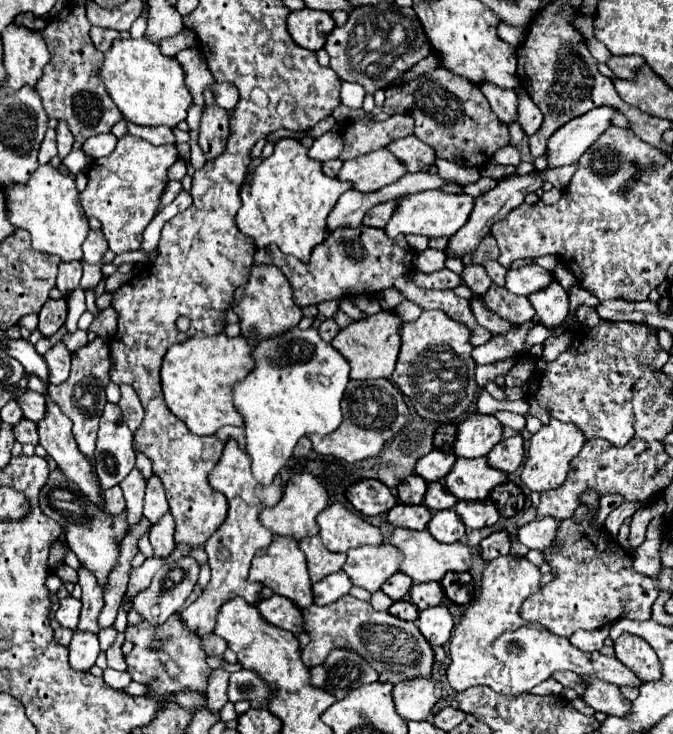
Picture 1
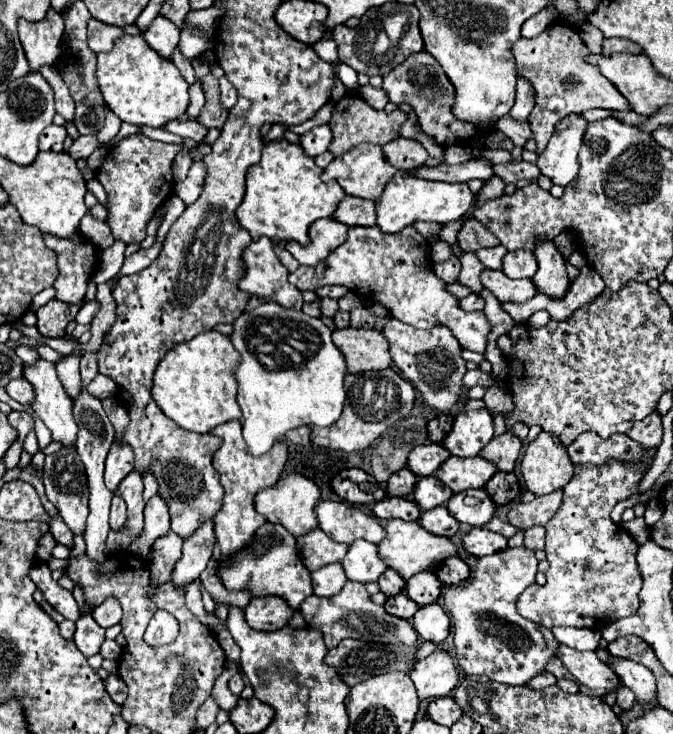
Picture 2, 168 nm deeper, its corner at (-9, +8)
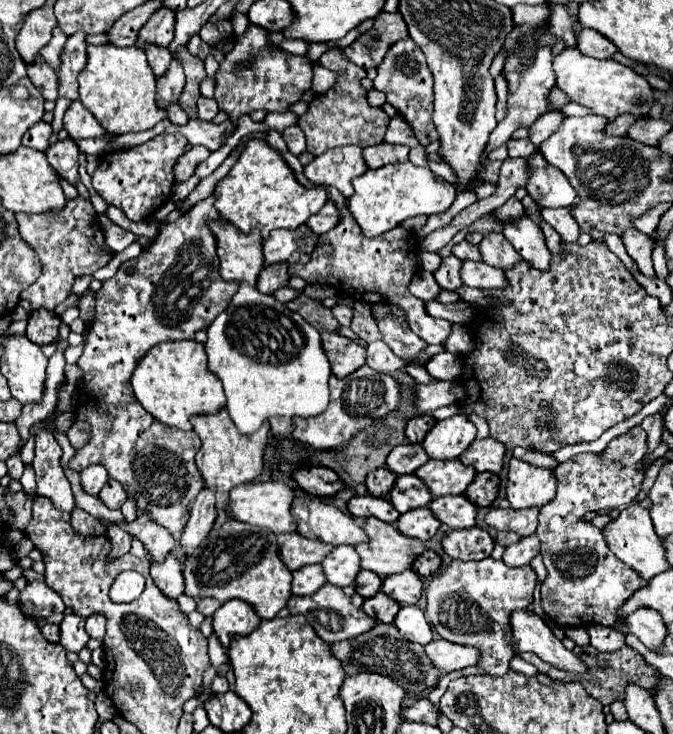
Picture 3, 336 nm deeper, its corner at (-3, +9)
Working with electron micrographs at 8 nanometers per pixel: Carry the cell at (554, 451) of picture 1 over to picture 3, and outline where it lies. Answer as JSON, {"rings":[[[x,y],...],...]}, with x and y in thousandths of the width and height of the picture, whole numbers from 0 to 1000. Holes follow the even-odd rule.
{"rings":[[[764,623],[758,625],[752,680],[761,693],[802,693],[823,680],[823,672],[823,644],[817,639],[802,639]]]}

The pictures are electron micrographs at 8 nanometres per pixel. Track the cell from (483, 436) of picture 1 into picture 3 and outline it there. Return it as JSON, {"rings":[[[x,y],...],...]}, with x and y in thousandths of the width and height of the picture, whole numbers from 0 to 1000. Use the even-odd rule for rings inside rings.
{"rings":[[[675,565],[651,574],[627,601],[639,625],[678,625],[707,595],[707,582],[695,568]]]}

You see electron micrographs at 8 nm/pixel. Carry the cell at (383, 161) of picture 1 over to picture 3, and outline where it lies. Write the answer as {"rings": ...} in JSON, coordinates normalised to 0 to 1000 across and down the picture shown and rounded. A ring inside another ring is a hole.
{"rings":[[[532,198],[496,200],[467,214],[464,222],[452,228],[452,238],[470,252],[496,252],[511,268],[526,263],[523,244],[544,233],[538,203]]]}

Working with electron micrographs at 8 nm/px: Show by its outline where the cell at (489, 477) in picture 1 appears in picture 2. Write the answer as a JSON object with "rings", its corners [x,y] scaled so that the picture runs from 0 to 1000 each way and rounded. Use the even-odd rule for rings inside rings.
{"rings":[[[669,621],[663,627],[663,632],[654,638],[654,643],[648,643],[648,649],[666,665],[672,665],[675,673],[681,673],[695,665],[719,665],[722,657],[737,643],[740,643],[740,638],[731,629],[719,627],[716,621],[707,621],[707,624]]]}

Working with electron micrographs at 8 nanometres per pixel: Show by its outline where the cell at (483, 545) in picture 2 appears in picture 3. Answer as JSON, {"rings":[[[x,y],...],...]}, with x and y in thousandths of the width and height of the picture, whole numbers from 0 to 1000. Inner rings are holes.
{"rings":[[[710,718],[669,723],[657,734],[657,745],[666,759],[684,764],[713,764],[722,762],[734,748],[734,734]]]}

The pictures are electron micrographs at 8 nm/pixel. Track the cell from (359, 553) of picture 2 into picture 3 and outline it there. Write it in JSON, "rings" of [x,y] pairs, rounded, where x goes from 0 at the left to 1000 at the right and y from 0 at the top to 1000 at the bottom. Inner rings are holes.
{"rings":[[[502,743],[484,756],[475,767],[481,786],[487,794],[499,800],[517,800],[526,794],[535,772],[532,772],[532,753],[520,743]]]}

